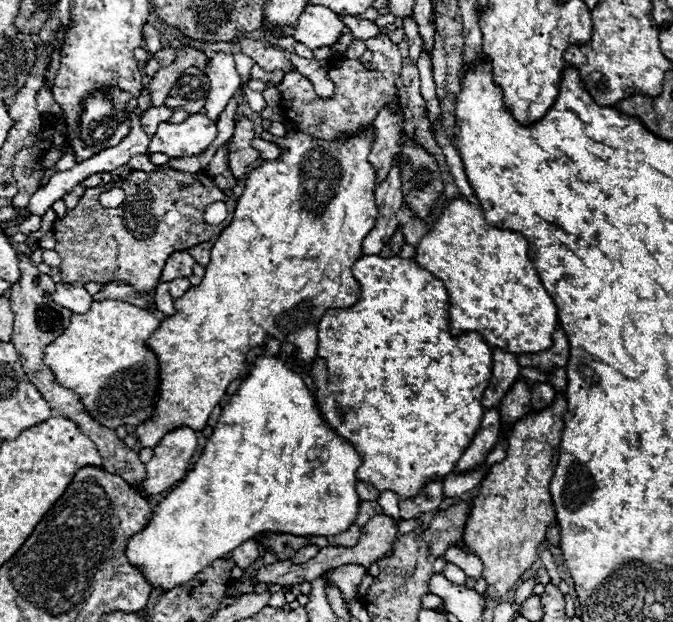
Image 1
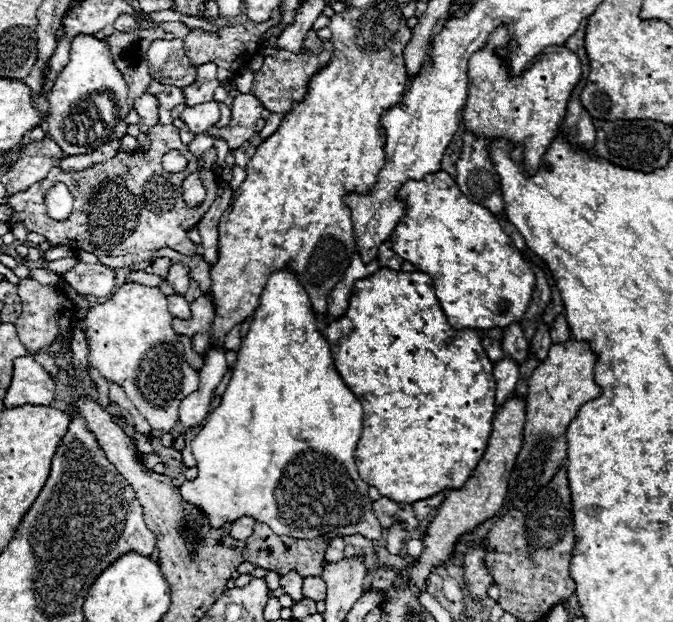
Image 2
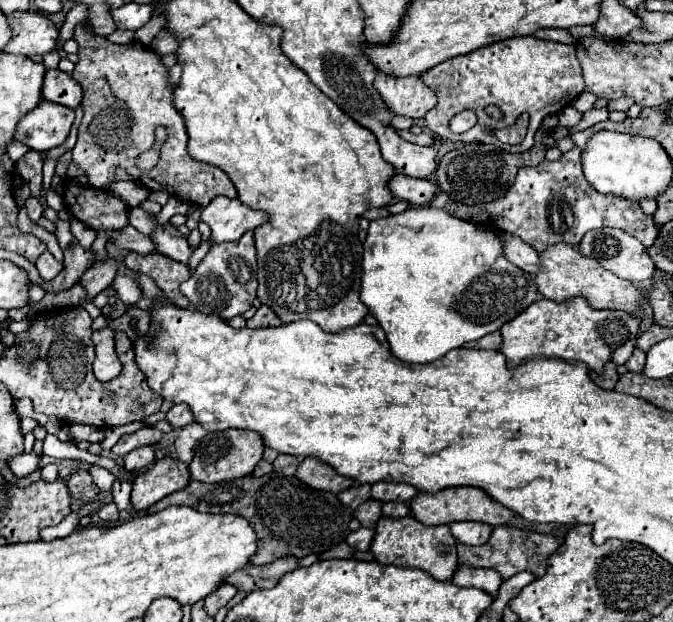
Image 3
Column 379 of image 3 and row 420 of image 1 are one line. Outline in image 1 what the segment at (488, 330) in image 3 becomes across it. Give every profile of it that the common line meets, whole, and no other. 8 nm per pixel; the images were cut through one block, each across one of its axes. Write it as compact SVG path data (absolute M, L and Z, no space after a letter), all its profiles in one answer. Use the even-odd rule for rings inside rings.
M266 340L266 354L262 358L258 358L250 370L250 376L242 382L238 394L230 400L230 404L222 410L222 416L210 436L210 440L206 442L206 448L200 456L200 460L194 464L194 470L190 470L184 480L180 480L176 484L176 488L170 490L170 494L154 508L150 522L144 526L142 532L134 534L128 542L126 542L126 558L142 570L142 576L148 580L148 584L152 588L158 588L162 592L168 592L176 586L182 586L190 580L196 578L198 572L202 572L206 566L210 566L214 560L218 558L226 558L234 548L238 548L242 542L256 538L260 532L276 532L276 534L292 534L292 536L336 536L346 532L358 516L360 510L360 498L356 494L356 468L360 466L360 456L358 452L340 436L336 436L336 432L322 420L318 408L314 406L314 398L308 392L308 388L304 386L302 378L298 374L292 372L292 346L290 344L280 344L278 340Z

